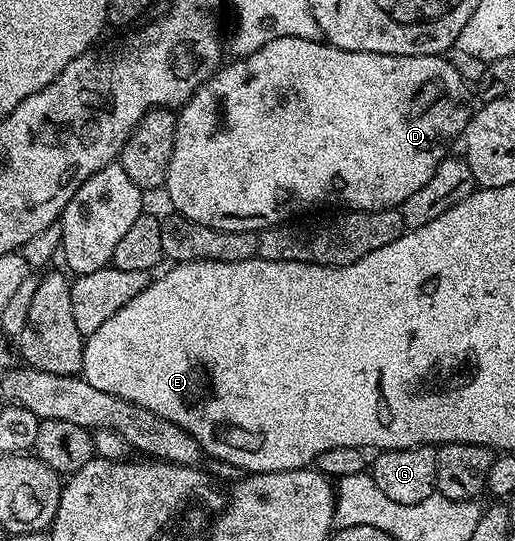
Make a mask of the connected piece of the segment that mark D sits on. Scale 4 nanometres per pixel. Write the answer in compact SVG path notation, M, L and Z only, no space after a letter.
M286 37L286 38L285 38L285 39L273 39L273 43L265 43L265 47L261 47L261 51L257 51L257 52L256 52L256 53L254 53L254 54L253 54L253 55L249 55L249 56L248 56L248 57L240 57L240 58L238 58L238 59L235 59L235 60L232 60L232 62L233 62L233 63L232 63L232 65L227 65L227 64L224 64L224 65L223 65L223 66L222 66L222 67L220 67L220 69L218 69L218 71L216 71L216 73L214 73L214 75L213 75L213 76L211 76L211 77L210 77L210 78L209 78L209 80L207 80L207 82L206 82L206 83L205 83L205 84L204 84L204 85L203 85L203 86L202 86L202 87L200 87L200 88L199 88L199 90L198 90L198 91L196 91L196 93L194 93L194 95L192 95L192 96L191 96L191 98L190 98L190 99L188 99L188 100L187 100L187 101L186 101L186 102L185 102L185 103L184 103L184 105L182 105L182 107L181 107L181 108L180 108L180 109L179 109L179 110L178 110L178 113L177 113L177 116L178 116L178 118L179 118L179 122L178 122L178 123L177 123L177 135L176 135L176 136L175 136L175 142L174 142L174 143L173 143L173 155L172 155L172 156L171 156L171 158L170 158L170 159L169 159L169 171L168 171L168 172L167 172L167 184L166 184L166 186L165 186L165 194L166 194L166 193L167 193L167 197L168 197L168 199L169 199L169 200L171 200L171 206L170 206L170 208L171 208L171 209L172 209L172 210L174 210L174 212L176 212L176 213L179 213L179 214L181 214L181 216L182 216L182 217L184 217L184 218L185 218L185 219L193 219L193 223L201 223L201 224L202 224L202 225L204 225L204 226L205 226L205 227L213 227L213 228L214 228L214 229L224 229L224 230L225 230L225 231L249 231L249 232L250 232L250 233L254 233L254 232L256 232L256 231L258 231L258 230L260 230L260 229L267 229L267 228L268 228L268 227L270 227L270 225L282 225L282 224L284 224L284 222L286 222L286 221L287 221L287 220L288 220L288 219L291 219L291 218L294 218L294 217L295 217L295 216L296 216L296 215L299 215L299 214L295 214L295 215L294 215L294 213L299 213L299 212L301 212L301 211L302 211L302 209L307 209L307 208L309 208L309 207L310 207L310 205L315 205L315 204L317 204L317 203L318 203L318 201L344 201L344 203L345 203L345 204L347 204L347 205L344 205L344 206L346 206L346 208L347 208L347 209L348 209L348 210L351 210L351 211L354 211L354 210L356 210L356 209L360 209L360 210L361 210L361 211L377 211L377 210L378 210L378 209L399 209L399 208L400 208L400 207L401 207L401 206L403 206L403 204L404 204L404 203L405 203L405 199L409 199L409 195L413 195L413 191L421 191L421 187L425 187L425 183L429 183L429 179L433 179L433 171L437 171L437 167L438 167L438 166L439 166L439 165L440 165L440 163L441 163L441 162L442 162L442 161L443 161L443 159L444 159L444 157L446 157L446 156L448 156L448 153L449 153L449 150L450 150L450 149L447 149L447 148L449 148L449 147L450 147L450 145L451 145L451 140L453 140L453 139L454 139L454 137L455 137L455 140L456 140L456 138L458 138L458 137L459 137L459 136L460 136L460 134L462 134L462 132L463 132L463 130L464 130L464 129L466 129L466 127L467 127L467 122L468 122L468 120L469 120L469 108L468 108L468 109L467 109L467 90L469 90L469 89L468 89L468 86L467 86L467 85L466 85L466 84L465 84L465 82L464 82L464 79L463 79L463 77L462 77L462 76L461 76L461 75L460 75L460 74L459 74L459 73L458 73L458 71L457 71L457 70L456 70L456 69L455 69L455 68L454 68L454 66L452 66L452 65L451 65L451 62L449 62L449 61L448 61L448 58L447 58L447 57L446 57L446 56L443 56L443 55L440 55L440 56L438 56L438 57L398 57L398 56L397 56L397 55L377 55L377 54L376 54L376 53L354 53L354 52L353 52L353 51L345 51L345 50L344 50L344 49L338 49L338 48L337 48L337 46L335 46L335 45L328 45L328 44L326 44L326 43L324 43L324 42L323 42L323 41L322 41L322 40L318 40L318 41L310 41L310 40L309 40L309 39L293 39L293 38L292 38L292 37Z

